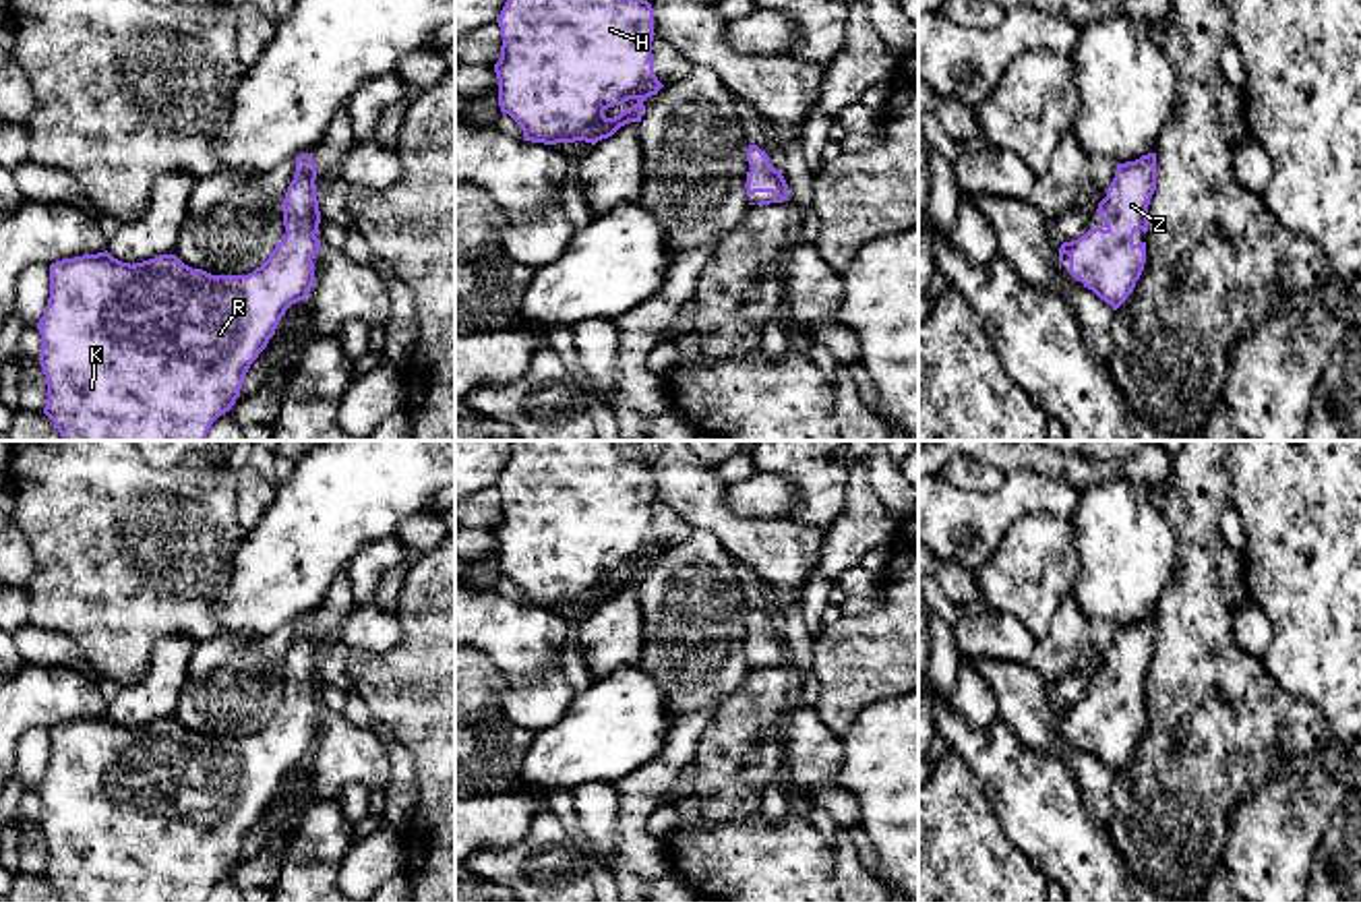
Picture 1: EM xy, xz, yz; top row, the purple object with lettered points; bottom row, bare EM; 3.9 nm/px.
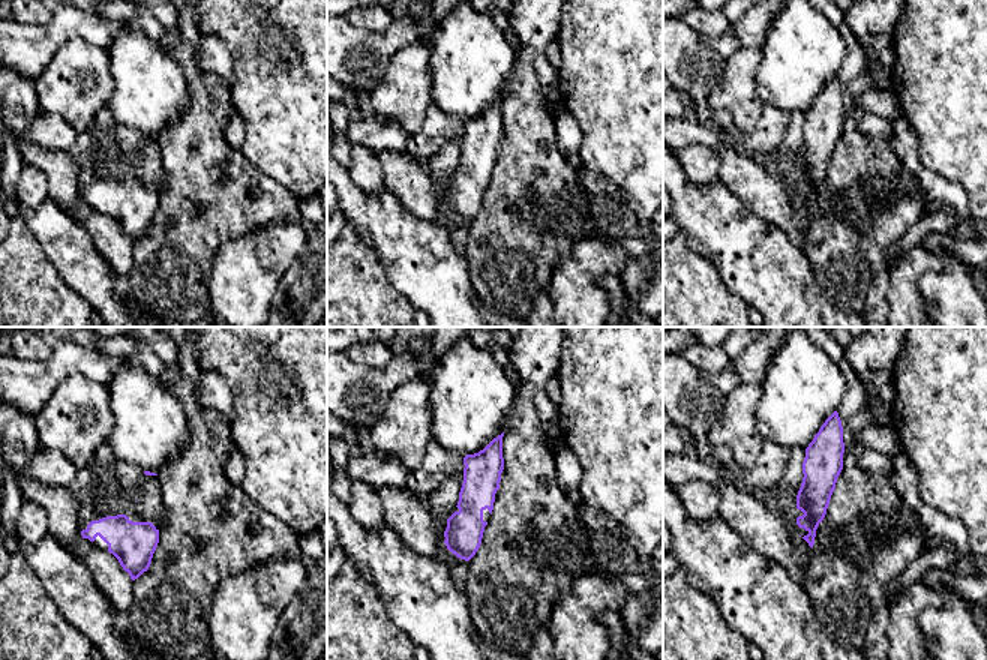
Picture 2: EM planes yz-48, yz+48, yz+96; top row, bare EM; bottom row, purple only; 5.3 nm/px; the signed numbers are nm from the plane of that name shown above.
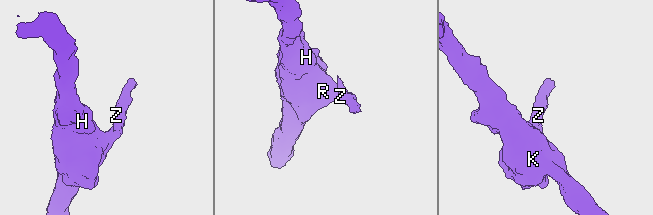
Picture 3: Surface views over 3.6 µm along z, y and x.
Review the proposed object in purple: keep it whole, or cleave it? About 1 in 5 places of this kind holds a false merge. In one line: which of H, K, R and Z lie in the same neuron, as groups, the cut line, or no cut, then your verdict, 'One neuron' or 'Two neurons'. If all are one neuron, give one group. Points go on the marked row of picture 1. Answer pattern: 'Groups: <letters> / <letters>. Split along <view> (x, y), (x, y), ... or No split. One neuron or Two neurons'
Groups: H K R Z. No split. One neuron

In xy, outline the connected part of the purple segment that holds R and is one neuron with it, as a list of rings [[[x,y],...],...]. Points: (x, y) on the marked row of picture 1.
[[[306,155],[296,157],[296,174],[288,186],[285,199],[281,203],[285,234],[269,259],[248,275],[211,275],[203,269],[192,269],[184,265],[176,254],[159,254],[143,263],[122,263],[114,259],[108,250],[97,254],[83,254],[74,259],[62,259],[50,265],[50,298],[43,317],[37,323],[41,335],[39,364],[46,374],[48,403],[43,414],[54,422],[62,441],[207,441],[211,424],[225,412],[232,410],[240,397],[244,377],[250,364],[267,348],[269,339],[285,314],[285,310],[306,300],[314,283],[314,263],[312,259],[321,252],[319,223],[321,211],[316,201],[316,163]]]

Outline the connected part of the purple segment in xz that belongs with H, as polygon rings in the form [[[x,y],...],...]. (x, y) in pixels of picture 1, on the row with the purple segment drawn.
[[[507,0],[496,23],[503,37],[494,64],[498,106],[521,126],[523,141],[596,145],[621,126],[641,122],[641,101],[664,87],[654,72],[654,8],[647,0]]]

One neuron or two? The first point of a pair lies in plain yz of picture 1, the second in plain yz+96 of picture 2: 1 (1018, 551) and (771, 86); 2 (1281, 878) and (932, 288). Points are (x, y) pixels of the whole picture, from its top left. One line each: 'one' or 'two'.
1: two
2: two

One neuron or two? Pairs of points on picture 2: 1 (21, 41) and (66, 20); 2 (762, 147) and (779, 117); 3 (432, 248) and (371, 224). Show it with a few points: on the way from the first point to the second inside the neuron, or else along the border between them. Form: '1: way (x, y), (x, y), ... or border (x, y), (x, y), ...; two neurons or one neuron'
1: way (33, 39), (48, 39), (56, 32); one neuron
2: way (764, 140), (773, 125); one neuron
3: way (417, 248), (408, 248), (386, 227); one neuron

